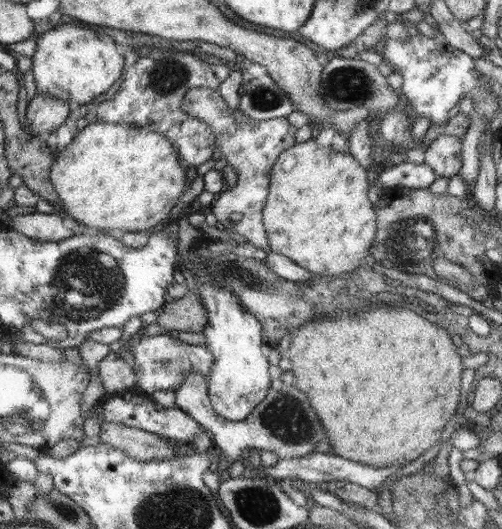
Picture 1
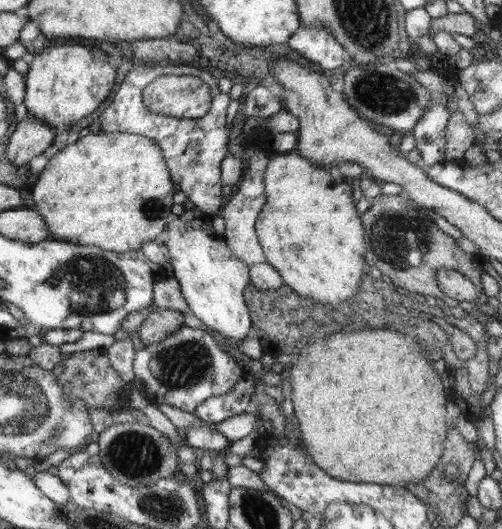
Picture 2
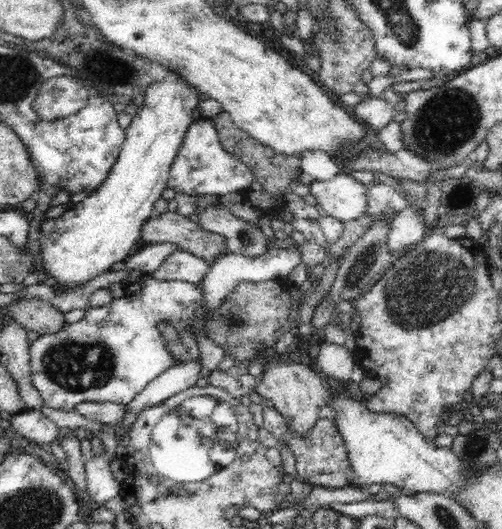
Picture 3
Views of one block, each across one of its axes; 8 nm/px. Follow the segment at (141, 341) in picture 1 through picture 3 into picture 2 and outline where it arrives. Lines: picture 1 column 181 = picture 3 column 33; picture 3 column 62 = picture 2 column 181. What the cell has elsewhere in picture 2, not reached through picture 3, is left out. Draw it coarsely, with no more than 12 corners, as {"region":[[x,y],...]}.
{"region":[[182,326],[136,351],[133,390],[190,413],[246,375]]}

